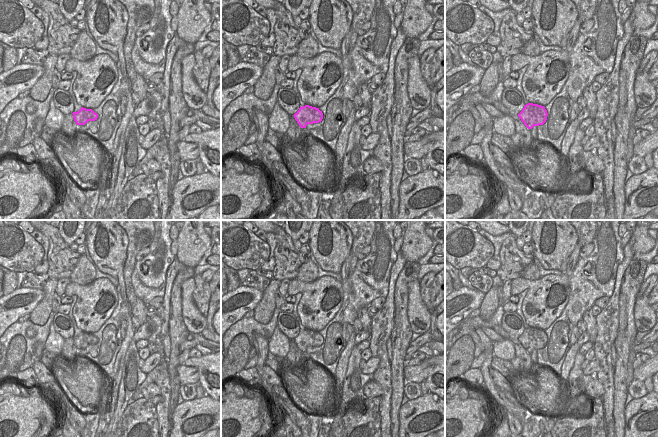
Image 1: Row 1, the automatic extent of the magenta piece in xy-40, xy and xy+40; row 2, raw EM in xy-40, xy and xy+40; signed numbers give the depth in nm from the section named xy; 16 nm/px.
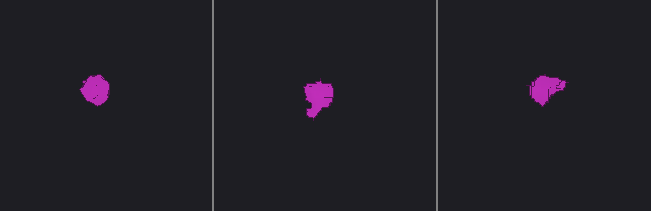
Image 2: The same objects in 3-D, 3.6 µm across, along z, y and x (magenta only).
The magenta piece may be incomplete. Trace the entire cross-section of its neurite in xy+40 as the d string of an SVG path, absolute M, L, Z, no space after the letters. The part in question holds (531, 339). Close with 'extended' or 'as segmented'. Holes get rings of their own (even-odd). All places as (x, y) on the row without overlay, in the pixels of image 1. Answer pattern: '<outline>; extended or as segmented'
M533 327L524 329L524 332L518 338L518 341L528 353L543 349L547 344L547 340L548 337L544 330Z; as segmented

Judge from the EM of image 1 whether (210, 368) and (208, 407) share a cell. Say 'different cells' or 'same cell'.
different cells

